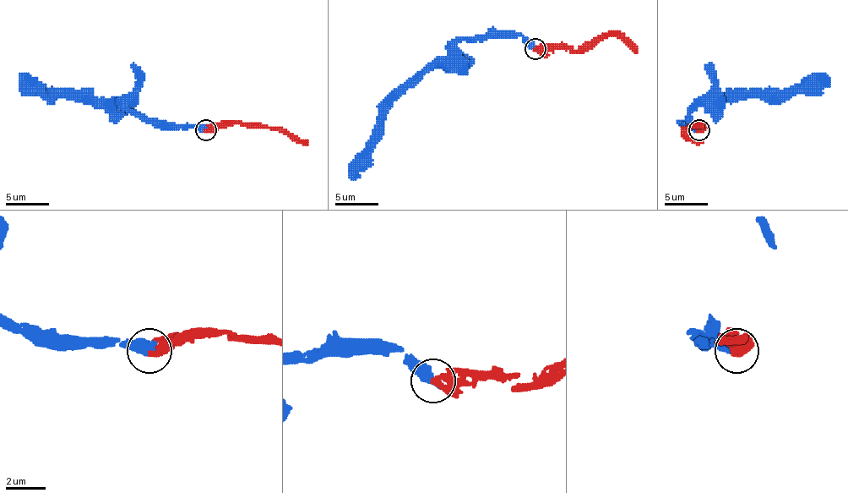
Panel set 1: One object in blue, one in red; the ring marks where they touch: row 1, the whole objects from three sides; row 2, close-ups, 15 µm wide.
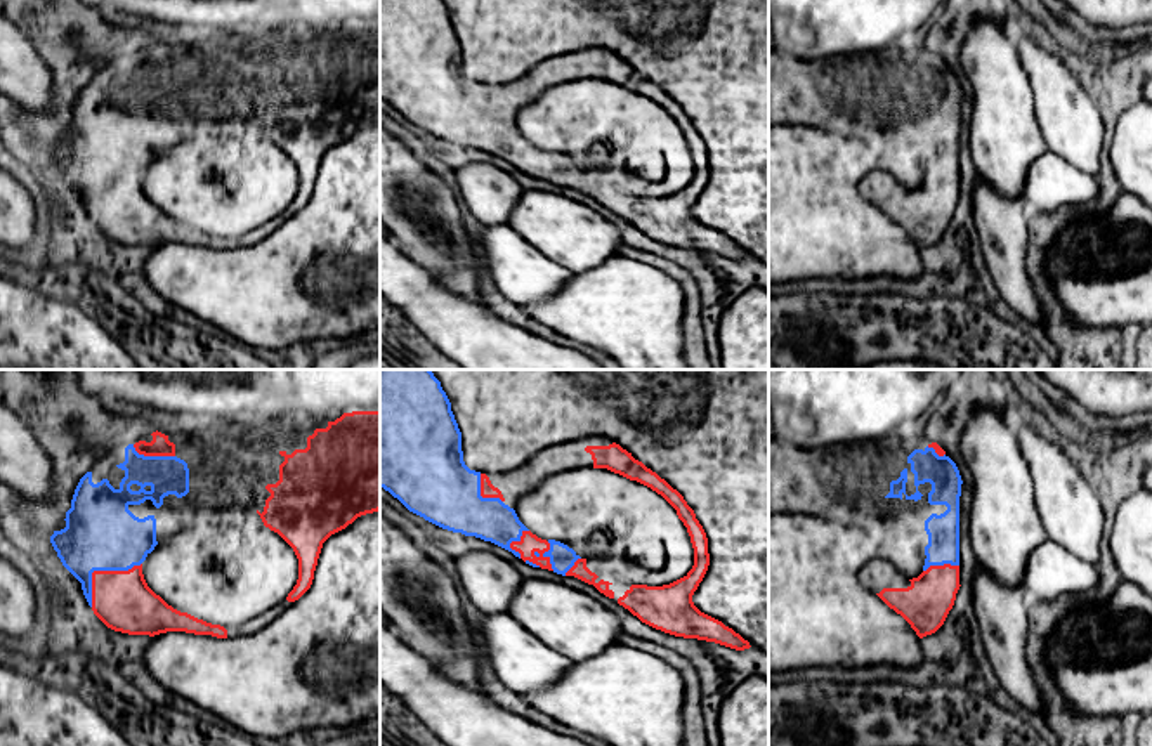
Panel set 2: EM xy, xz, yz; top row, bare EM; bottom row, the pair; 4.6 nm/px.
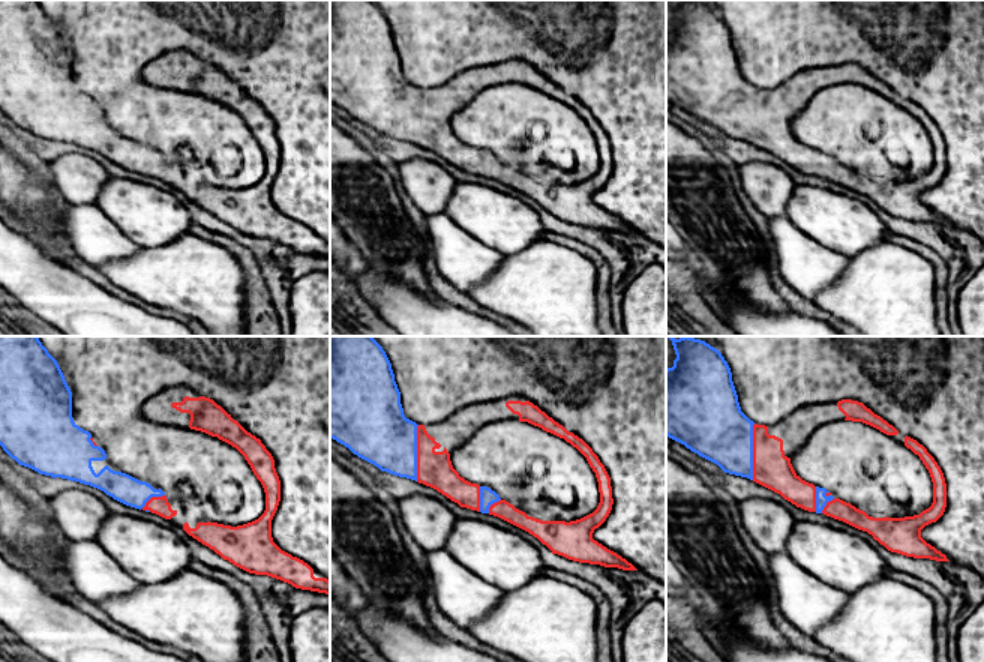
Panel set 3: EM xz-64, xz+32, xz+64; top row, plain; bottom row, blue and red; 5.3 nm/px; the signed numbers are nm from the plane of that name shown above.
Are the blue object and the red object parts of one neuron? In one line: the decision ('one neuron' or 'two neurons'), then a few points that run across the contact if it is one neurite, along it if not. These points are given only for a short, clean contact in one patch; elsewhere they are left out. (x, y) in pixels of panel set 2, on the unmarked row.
one neuron

